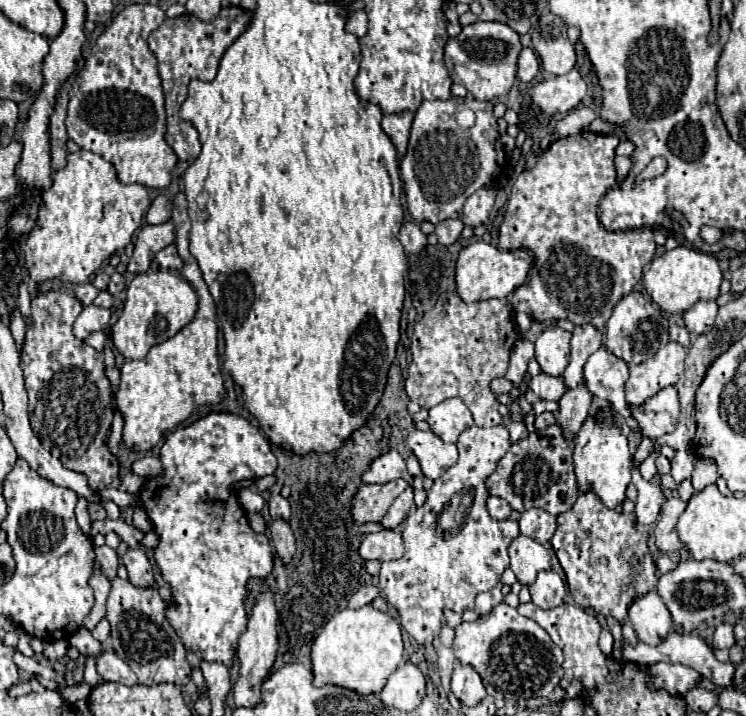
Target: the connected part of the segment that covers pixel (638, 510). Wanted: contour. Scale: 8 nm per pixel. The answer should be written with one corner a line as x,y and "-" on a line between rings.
635,465
631,467
631,481
633,481
633,485
639,491
637,501
635,501
635,517
637,517
637,523
651,525
657,519
657,515
661,511
661,505
665,501
663,489
655,481
645,481

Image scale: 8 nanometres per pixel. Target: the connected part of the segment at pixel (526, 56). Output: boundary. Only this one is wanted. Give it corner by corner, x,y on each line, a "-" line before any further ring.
523,47
517,59
517,77
525,83
529,83
539,71
539,63
537,63
537,55
531,47

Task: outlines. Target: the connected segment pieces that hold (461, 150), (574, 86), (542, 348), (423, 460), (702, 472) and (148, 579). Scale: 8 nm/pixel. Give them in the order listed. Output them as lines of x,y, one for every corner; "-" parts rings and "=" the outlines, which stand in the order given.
467,97
467,107
475,111
477,121
471,129
463,129
455,121
459,107
453,99
425,101
415,113
407,155
401,161
401,179
409,213
417,223
441,223
449,217
461,217
463,203
469,195
485,185
495,185
505,165
505,151
499,141
497,119
489,101
=
577,69
561,77
551,77
527,91
527,95
547,113
569,113
573,111
587,93
587,83
=
549,327
541,333
541,337
535,341
535,359
543,373
551,377
563,375
565,367
569,365
569,339
571,333
561,327
=
411,431
407,437
407,447
413,449
423,475
429,479
441,477
453,463
457,463
457,447
441,441
433,431
=
698,457
694,463
693,469
693,487
695,491
705,489
707,485
717,481
717,465
711,458
=
127,549
127,553
123,555
123,563
129,571
129,581
135,587
153,587
155,585
153,569
151,569
151,563
149,563
147,555
143,553
143,549

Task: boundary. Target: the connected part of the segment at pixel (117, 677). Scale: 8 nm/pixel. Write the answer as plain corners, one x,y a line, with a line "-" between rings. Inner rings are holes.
101,651
99,661
97,661
97,671
105,681
117,681
117,683
123,683
123,685
135,685
137,683
137,675
115,653

